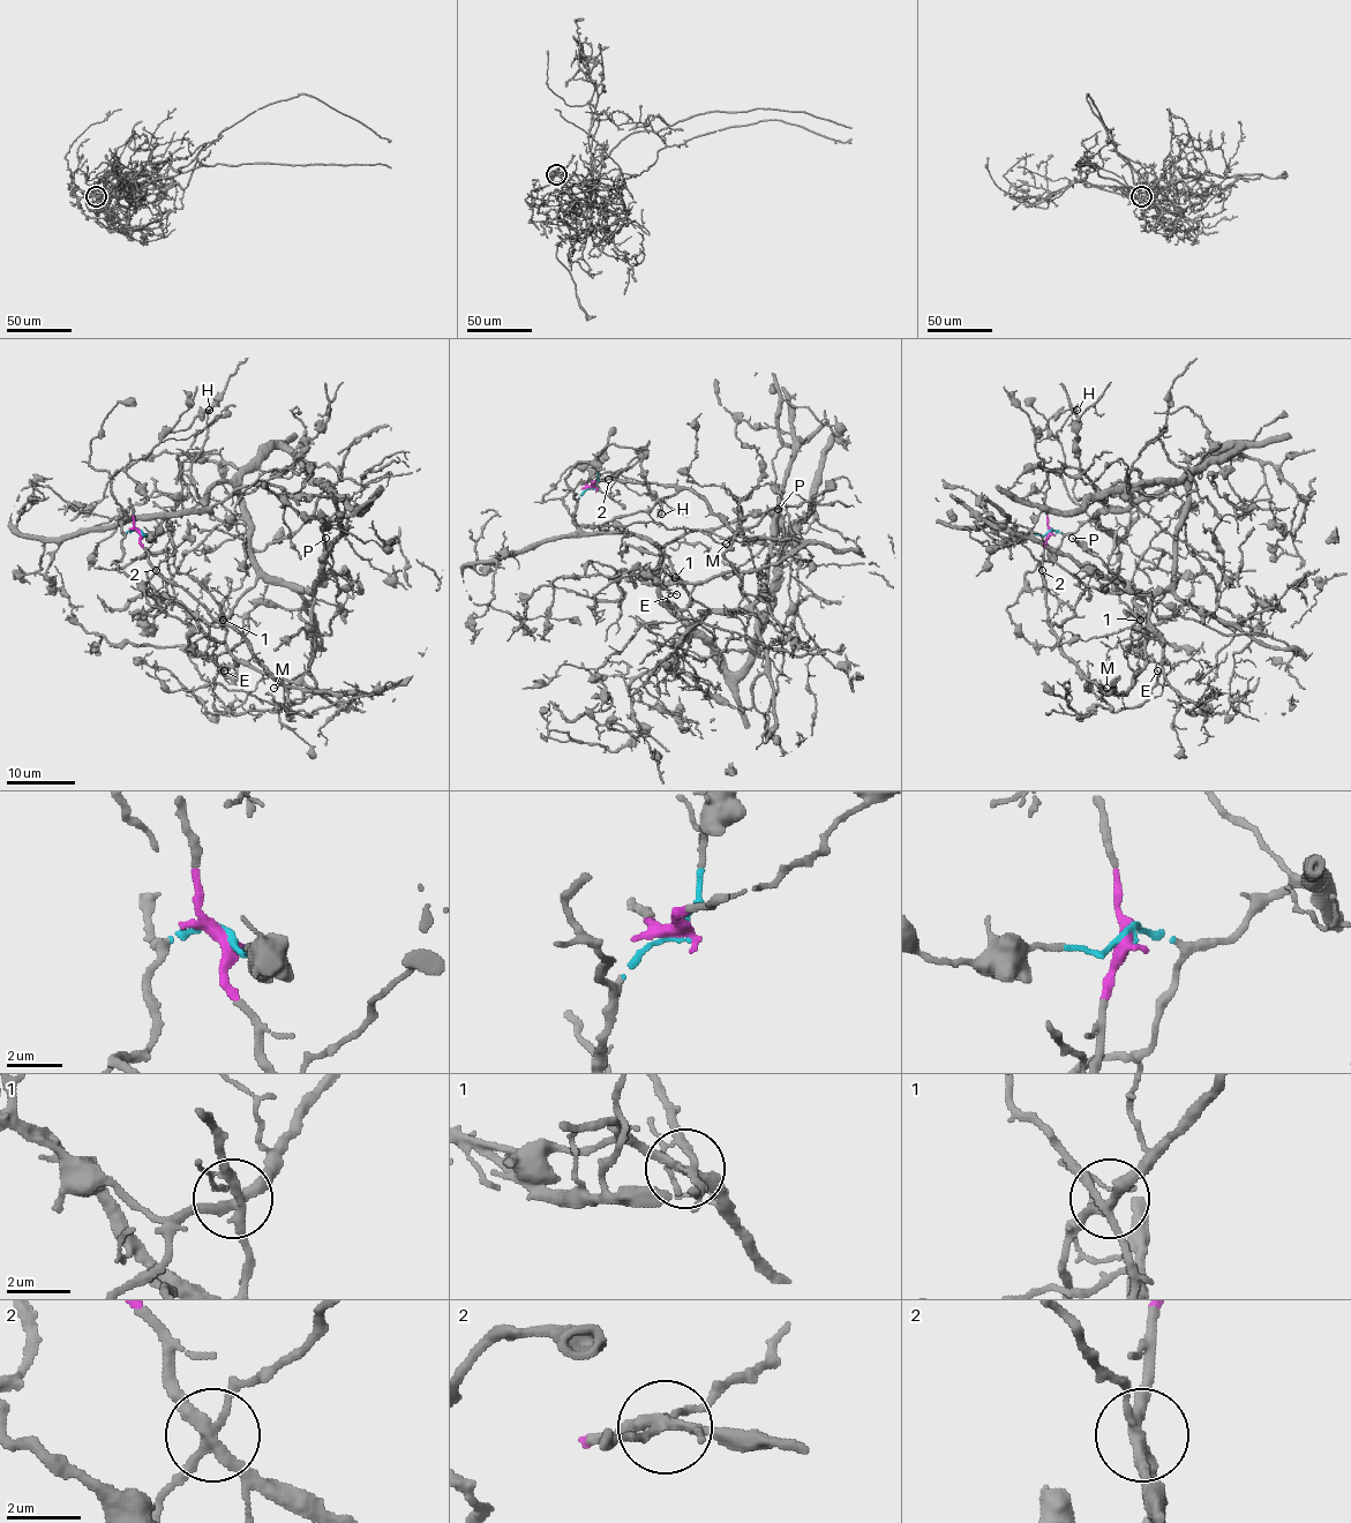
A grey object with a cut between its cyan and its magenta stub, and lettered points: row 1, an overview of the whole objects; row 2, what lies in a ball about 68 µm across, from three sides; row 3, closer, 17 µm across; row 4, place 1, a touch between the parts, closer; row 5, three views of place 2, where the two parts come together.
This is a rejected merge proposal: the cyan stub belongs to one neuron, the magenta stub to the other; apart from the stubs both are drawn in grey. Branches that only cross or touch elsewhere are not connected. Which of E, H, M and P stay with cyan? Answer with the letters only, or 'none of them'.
E, H, P

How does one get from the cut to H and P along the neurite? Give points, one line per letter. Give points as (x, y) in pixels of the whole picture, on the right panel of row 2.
H: (1050, 531), (1074, 533), (1089, 517), (1035, 449), (1035, 440), (1053, 415), (1078, 411)
P: (1050, 531), (1074, 533), (1169, 485), (1186, 490), (1175, 578), (1161, 591), (1128, 589), (1072, 538)

